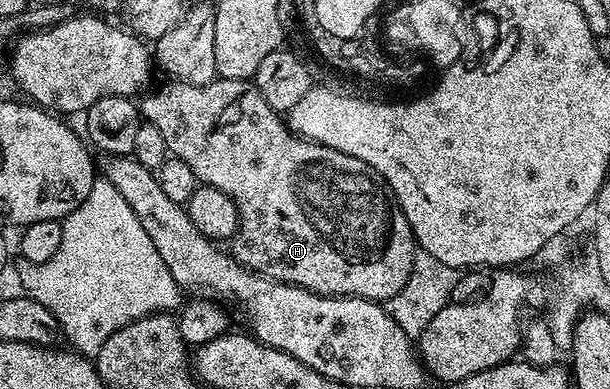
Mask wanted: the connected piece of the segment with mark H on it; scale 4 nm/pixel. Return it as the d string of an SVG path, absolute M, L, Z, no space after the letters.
M217 77L207 86L193 86L187 82L166 80L163 86L156 86L141 95L143 98L142 102L140 101L140 113L145 121L156 124L156 128L160 128L171 155L184 160L184 164L188 164L188 168L192 168L192 172L196 172L201 185L220 188L220 192L227 194L236 204L238 231L234 233L232 239L232 245L234 245L232 253L238 263L248 270L263 274L268 279L287 282L289 286L299 286L314 294L329 294L343 298L366 298L370 302L379 304L385 304L390 297L396 296L408 284L416 251L414 233L386 181L371 166L364 164L364 160L356 160L356 156L348 156L336 148L328 148L321 142L310 142L307 138L301 138L299 134L295 134L284 121L283 115L279 111L273 110L264 100L264 96L260 96L253 81L245 78Z

